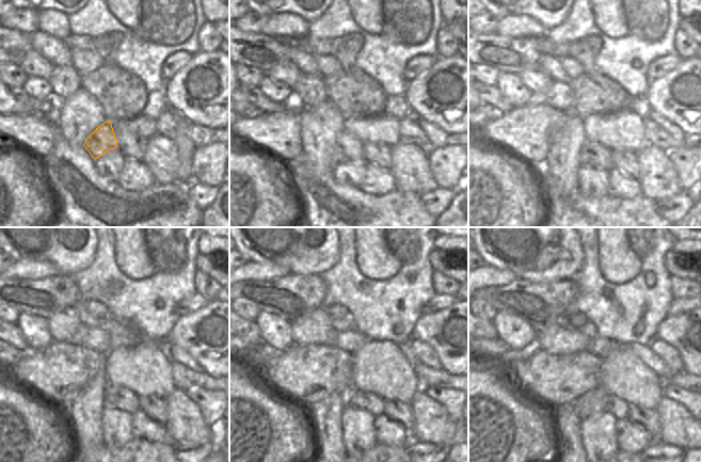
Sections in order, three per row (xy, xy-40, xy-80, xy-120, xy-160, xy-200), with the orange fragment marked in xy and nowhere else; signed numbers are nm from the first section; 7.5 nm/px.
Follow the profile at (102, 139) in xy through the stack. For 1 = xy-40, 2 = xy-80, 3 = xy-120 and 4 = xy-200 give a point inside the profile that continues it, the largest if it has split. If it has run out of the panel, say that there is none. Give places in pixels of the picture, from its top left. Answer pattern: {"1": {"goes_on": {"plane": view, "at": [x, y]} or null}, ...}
{"1": {"goes_on": {"plane": "xy-40", "at": [348, 148]}}, "2": {"goes_on": {"plane": "xy-80", "at": [593, 155]}}, "3": {"goes_on": {"plane": "xy-120", "at": [118, 397]}}, "4": {"goes_on": {"plane": "xy-200", "at": [620, 409]}}}

